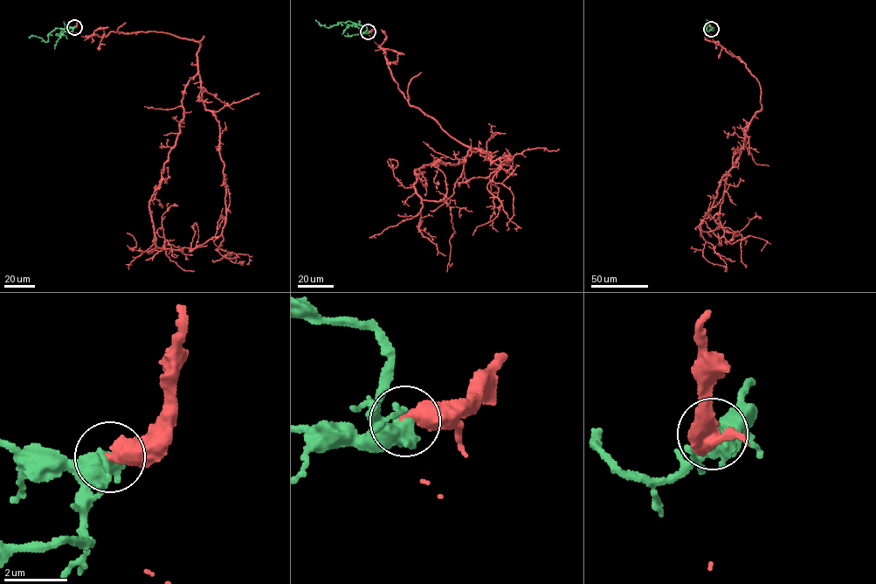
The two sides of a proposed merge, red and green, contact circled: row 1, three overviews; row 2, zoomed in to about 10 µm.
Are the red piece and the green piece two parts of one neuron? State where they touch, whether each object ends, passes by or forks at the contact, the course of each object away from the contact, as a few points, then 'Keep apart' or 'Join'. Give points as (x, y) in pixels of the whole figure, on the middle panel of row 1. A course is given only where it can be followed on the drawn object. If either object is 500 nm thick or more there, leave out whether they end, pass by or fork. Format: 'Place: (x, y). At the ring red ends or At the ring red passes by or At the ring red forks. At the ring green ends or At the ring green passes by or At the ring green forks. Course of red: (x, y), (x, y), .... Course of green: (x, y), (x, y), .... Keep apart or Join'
Place: (368, 31). Course of red: (368, 31), (410, 105), (491, 156), (469, 150), (465, 163), (416, 170), (422, 199), (450, 208), (451, 263). Course of green: (368, 31), (366, 27), (350, 21), (329, 28), (315, 19). Keep apart

